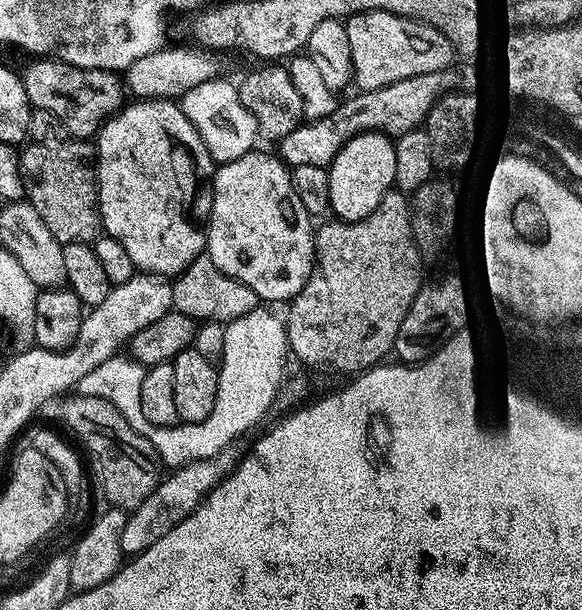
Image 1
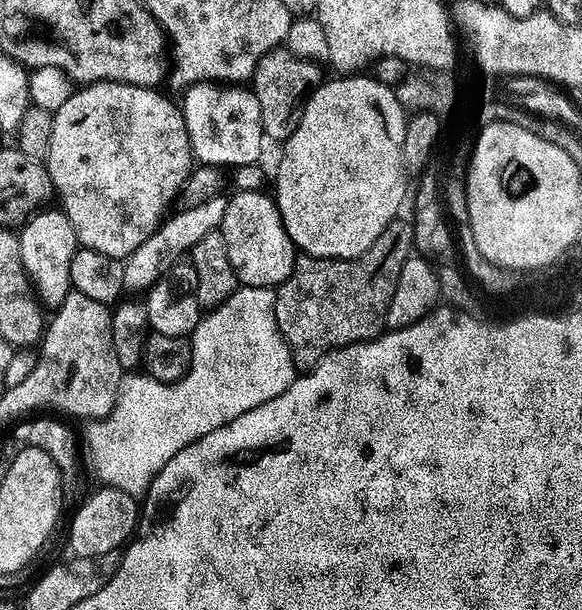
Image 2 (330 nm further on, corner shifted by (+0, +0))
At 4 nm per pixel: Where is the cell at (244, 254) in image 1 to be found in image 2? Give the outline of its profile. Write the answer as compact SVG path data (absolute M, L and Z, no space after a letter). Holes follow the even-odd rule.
M240 192L237 196L234 194L228 196L228 205L226 206L226 212L222 217L222 222L218 229L224 236L226 242L226 254L230 254L230 266L234 266L234 274L236 275L237 281L245 288L270 288L275 289L281 282L283 282L288 275L292 272L292 267L296 264L296 257L298 255L298 249L295 244L292 243L290 234L284 229L284 223L280 217L280 211L276 205L275 199L271 195L268 196L264 192Z

